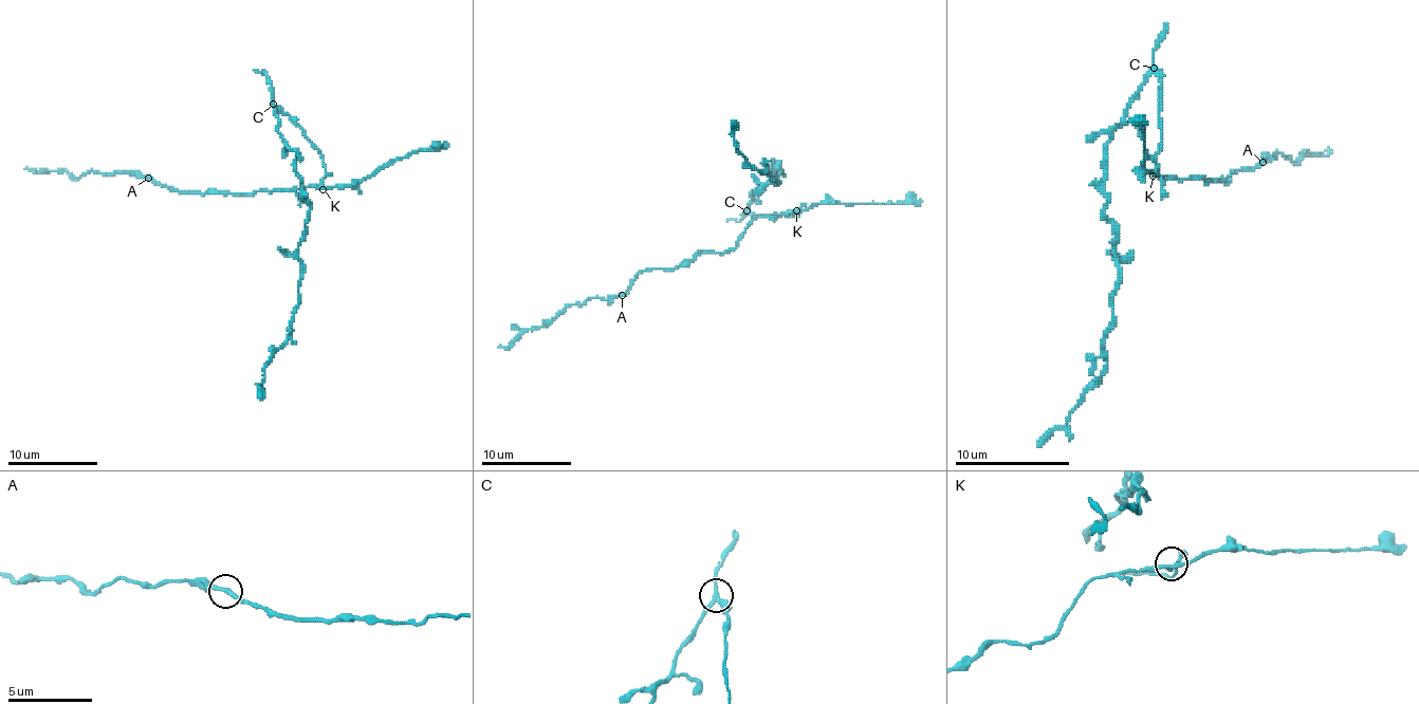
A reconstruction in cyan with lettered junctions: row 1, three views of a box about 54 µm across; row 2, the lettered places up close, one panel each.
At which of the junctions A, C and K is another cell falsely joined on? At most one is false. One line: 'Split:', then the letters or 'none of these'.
Split: C

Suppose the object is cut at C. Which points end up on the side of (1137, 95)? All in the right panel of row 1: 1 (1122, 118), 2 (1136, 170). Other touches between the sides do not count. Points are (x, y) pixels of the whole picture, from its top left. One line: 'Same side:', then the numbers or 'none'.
Same side: 1

